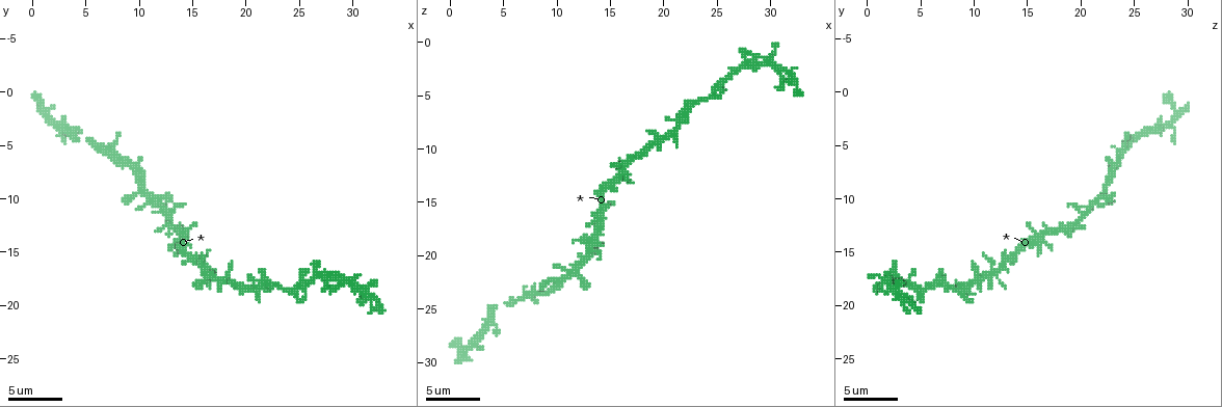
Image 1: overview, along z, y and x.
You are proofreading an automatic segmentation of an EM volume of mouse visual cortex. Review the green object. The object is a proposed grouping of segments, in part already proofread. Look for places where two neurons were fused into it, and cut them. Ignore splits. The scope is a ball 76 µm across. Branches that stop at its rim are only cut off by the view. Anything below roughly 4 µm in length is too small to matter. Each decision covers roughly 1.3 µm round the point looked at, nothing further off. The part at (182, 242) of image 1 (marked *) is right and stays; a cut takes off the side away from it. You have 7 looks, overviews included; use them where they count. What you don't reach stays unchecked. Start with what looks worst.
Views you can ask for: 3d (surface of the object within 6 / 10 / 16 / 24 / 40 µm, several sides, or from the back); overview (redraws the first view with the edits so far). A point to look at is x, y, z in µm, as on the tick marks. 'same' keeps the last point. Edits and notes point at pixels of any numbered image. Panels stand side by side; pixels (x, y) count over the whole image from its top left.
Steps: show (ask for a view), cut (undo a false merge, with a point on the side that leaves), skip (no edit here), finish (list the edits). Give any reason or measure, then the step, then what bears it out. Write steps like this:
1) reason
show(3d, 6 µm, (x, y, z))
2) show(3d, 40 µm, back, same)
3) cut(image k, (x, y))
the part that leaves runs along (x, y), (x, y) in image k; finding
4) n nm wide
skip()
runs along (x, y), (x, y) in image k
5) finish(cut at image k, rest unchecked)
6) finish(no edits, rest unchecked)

thick turns thin
show(3d, 16 µm, (31.8, 19.2, 2.8))

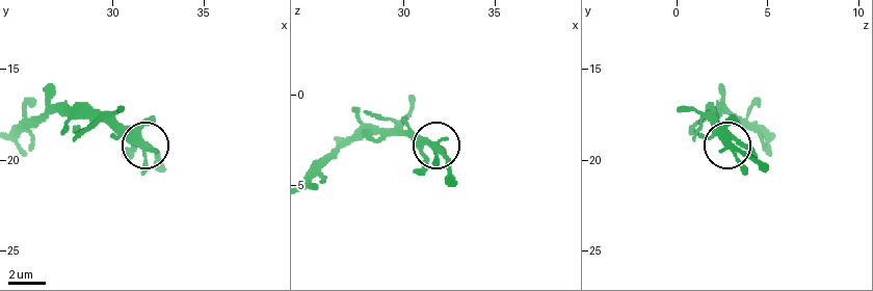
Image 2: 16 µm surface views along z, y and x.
show(3d, 6 µm, (31.7, 19.1, 2.9))

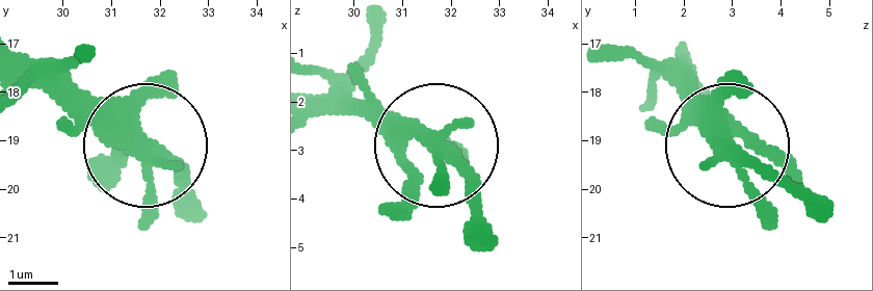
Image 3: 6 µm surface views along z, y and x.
350 nm wide
skip()
all the same neuron

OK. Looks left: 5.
side arm on a straight run
show(3d, 16 µm, (27.2, 17.2, 2.4))

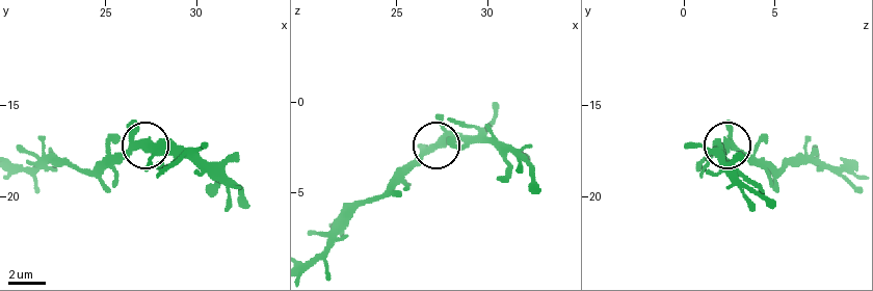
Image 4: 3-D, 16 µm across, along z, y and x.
show(3d, 16 µm, back, (27.1, 17.4, 2.5))

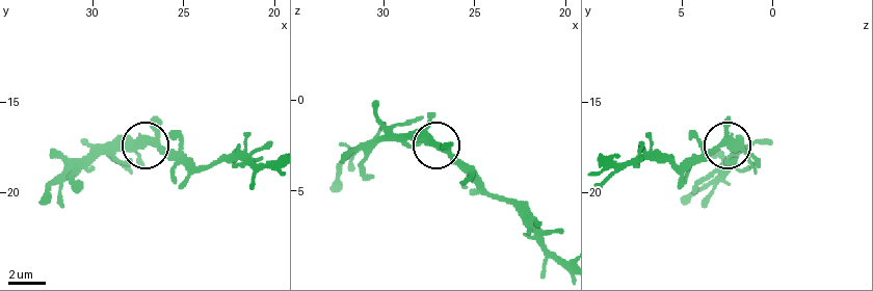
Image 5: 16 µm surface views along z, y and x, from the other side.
3 arms
skip()
runs along (270, 159), (182, 164), (149, 146), (100, 146) in image 5; continuous, no second neuron

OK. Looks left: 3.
calibre changes
show(3d, 6 µm, (6.8, 5.6, 24.0))

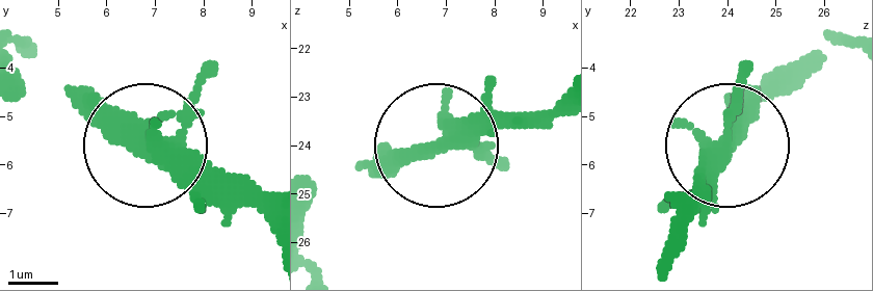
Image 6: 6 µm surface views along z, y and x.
4 arms
skip()
runs along (553, 105), (467, 122), (309, 187) in image 6; one neuron here

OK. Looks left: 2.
finish(no edits, rest unchecked)

